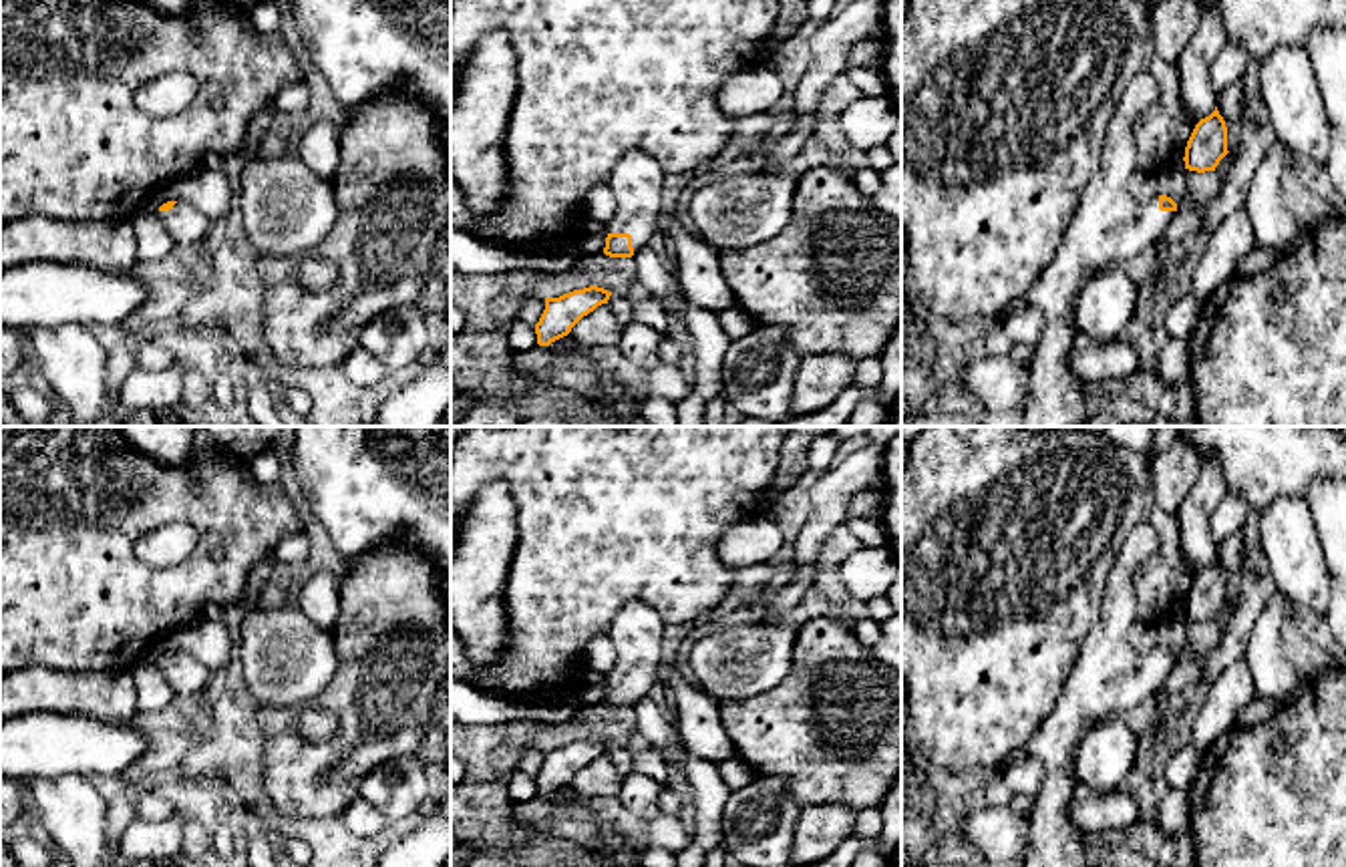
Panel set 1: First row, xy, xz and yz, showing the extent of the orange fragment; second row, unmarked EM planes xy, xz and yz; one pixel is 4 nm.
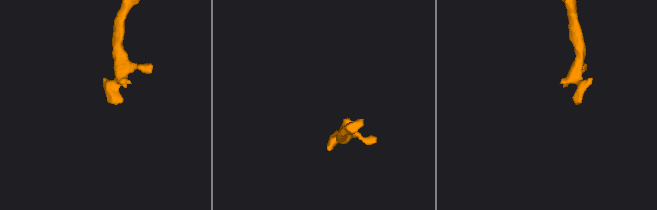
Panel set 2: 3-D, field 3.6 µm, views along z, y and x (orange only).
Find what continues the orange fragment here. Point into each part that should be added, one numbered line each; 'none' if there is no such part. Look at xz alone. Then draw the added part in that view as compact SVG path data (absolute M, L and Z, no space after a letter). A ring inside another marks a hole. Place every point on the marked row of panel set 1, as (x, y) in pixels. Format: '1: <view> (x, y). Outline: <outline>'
1: xz (636, 180). Outline: M628 151L612 169L608 185L616 195L616 213L608 223L608 233L630 233L634 251L654 233L664 177L666 171L658 161L642 151Z

